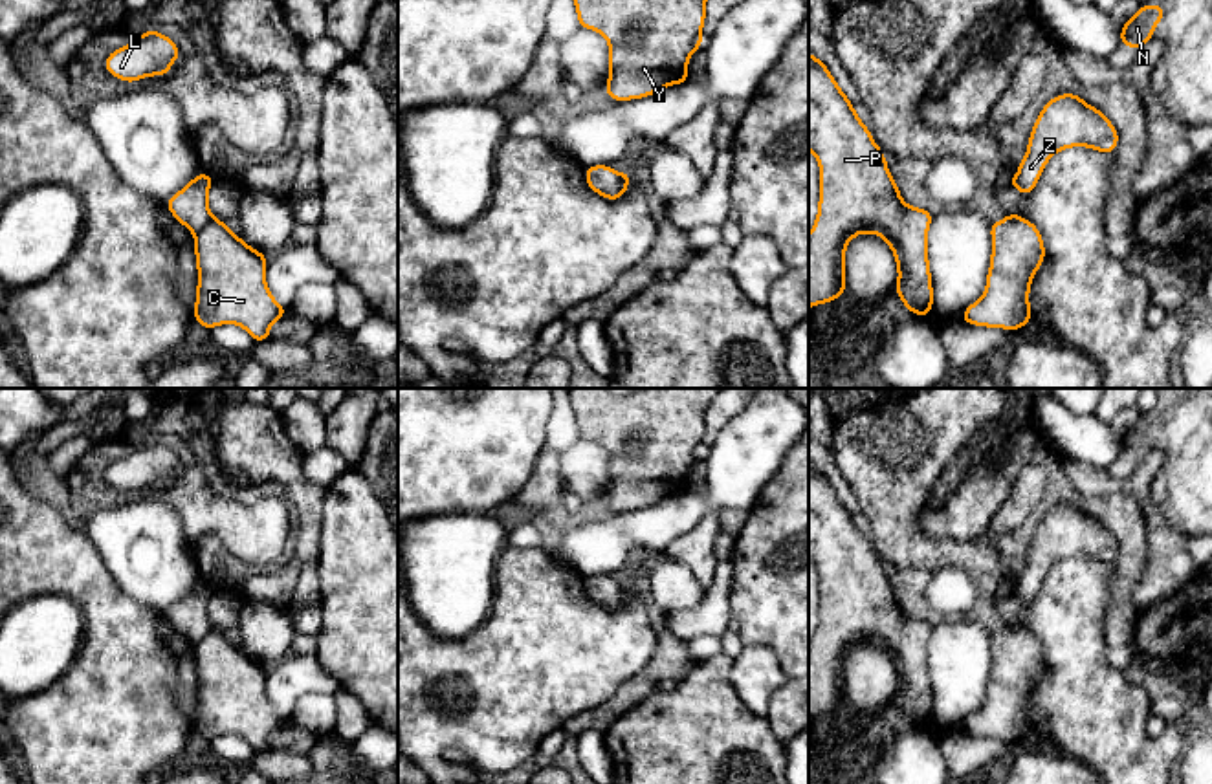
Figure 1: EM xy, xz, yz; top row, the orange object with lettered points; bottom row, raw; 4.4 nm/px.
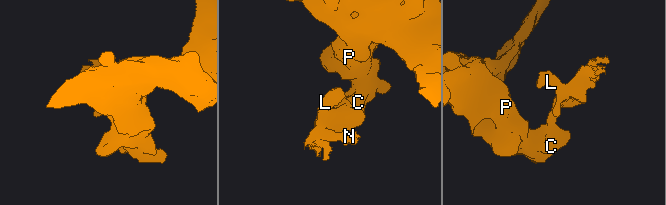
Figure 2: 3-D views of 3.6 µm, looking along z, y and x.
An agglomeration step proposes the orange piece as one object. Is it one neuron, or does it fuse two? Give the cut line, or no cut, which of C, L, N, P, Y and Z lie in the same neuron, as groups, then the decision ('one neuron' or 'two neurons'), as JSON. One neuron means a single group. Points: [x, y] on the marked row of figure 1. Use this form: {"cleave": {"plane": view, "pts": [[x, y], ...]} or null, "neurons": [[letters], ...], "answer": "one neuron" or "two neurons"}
{"cleave": {"plane": "xy", "pts": [[213, 217], [193, 233]]}, "neurons": [["C", "P", "Y"], ["L", "N", "Z"]], "answer": "two neurons"}

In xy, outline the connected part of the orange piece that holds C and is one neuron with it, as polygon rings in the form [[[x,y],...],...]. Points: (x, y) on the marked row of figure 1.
[[[215,216],[194,233],[194,256],[194,322],[207,330],[237,324],[255,343],[271,339],[270,328],[290,310],[284,310],[268,289],[268,256]]]

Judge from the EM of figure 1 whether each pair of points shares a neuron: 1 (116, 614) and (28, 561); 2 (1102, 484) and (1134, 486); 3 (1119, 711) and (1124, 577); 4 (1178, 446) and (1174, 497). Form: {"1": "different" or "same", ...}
{"1": "same", "2": "same", "3": "different", "4": "same"}

